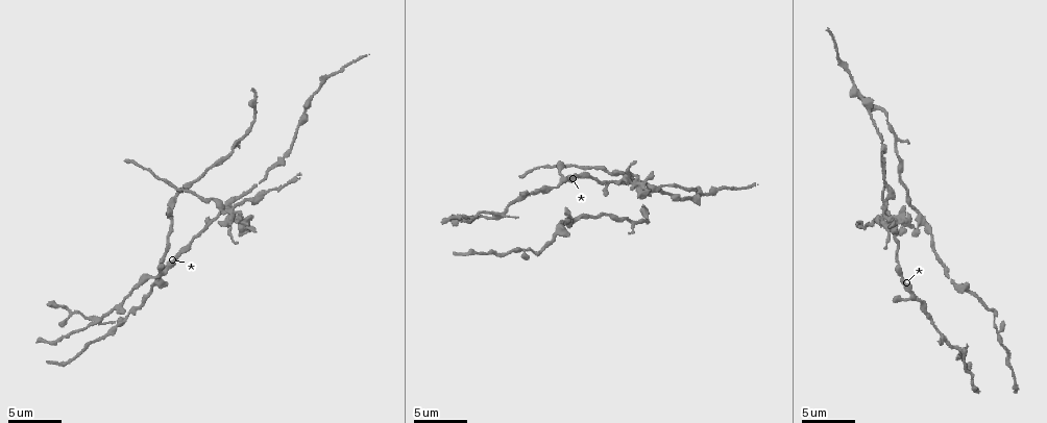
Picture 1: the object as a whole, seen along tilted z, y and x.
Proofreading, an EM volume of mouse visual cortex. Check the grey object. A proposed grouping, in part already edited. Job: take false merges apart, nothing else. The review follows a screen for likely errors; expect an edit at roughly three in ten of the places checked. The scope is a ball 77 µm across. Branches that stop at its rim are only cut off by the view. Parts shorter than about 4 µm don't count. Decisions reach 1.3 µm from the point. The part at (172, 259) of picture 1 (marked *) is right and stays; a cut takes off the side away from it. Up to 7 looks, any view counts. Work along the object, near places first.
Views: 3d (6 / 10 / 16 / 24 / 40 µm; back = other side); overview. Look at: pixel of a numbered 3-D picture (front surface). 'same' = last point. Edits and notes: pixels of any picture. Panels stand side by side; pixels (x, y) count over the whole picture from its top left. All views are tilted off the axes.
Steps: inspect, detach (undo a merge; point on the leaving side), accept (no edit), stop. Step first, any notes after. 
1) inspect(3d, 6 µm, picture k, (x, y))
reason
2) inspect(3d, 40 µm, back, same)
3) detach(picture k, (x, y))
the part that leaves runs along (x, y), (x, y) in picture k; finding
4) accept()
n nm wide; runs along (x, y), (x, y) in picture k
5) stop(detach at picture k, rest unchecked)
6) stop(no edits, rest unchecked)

inspect(3d, 10 µm, picture 1, (918, 300))
side arm on a straight run

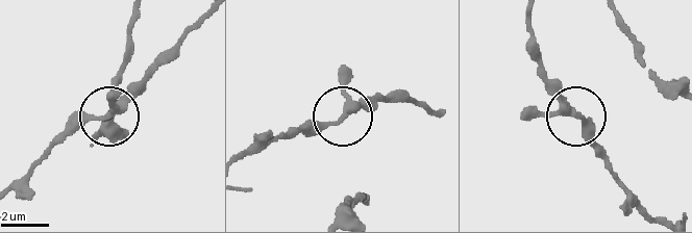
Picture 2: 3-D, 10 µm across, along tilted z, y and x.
accept()
230 nm wide; runs along (552, 80), (598, 146) in picture 2; one cell here

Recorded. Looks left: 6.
inspect(3d, 6 µm, picture 1, (966, 350))
four-way junction

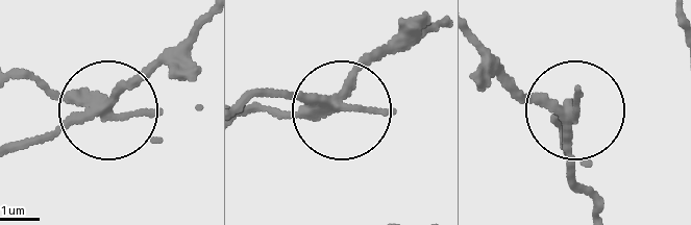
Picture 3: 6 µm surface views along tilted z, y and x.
detach(picture 3, (156, 114))
the part that leaves runs along (96, 109), (9, 76) in picture 3; two cells meet here

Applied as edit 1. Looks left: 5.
inspect(overview)

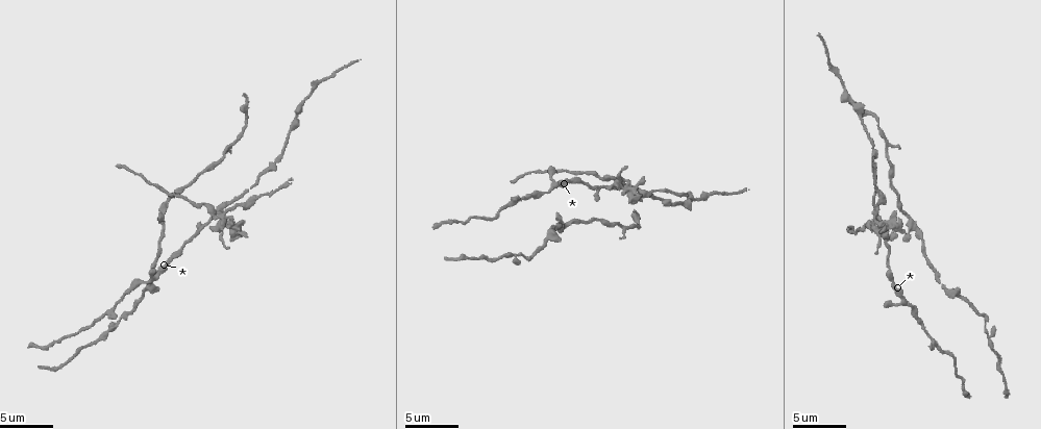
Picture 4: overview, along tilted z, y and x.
inspect(3d, 10 µm, picture 4, (290, 133))
sudden change in width

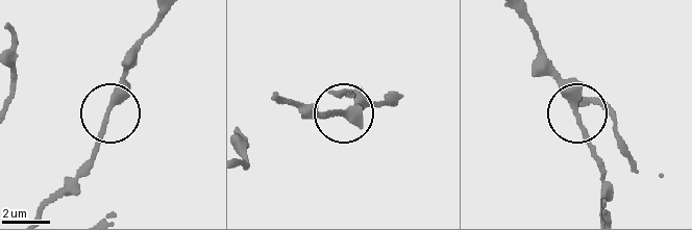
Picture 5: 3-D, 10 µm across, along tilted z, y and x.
accept()
270 nm wide; one cell here

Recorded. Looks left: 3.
stop(detach at picture 3, rest unchecked)

